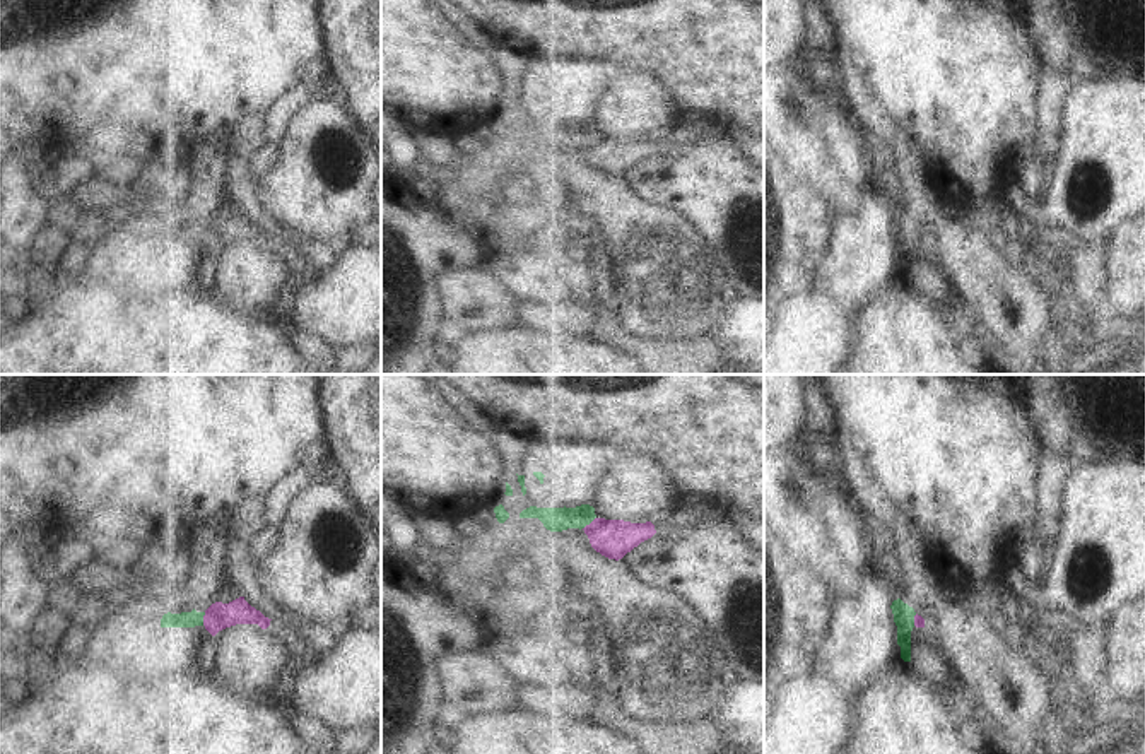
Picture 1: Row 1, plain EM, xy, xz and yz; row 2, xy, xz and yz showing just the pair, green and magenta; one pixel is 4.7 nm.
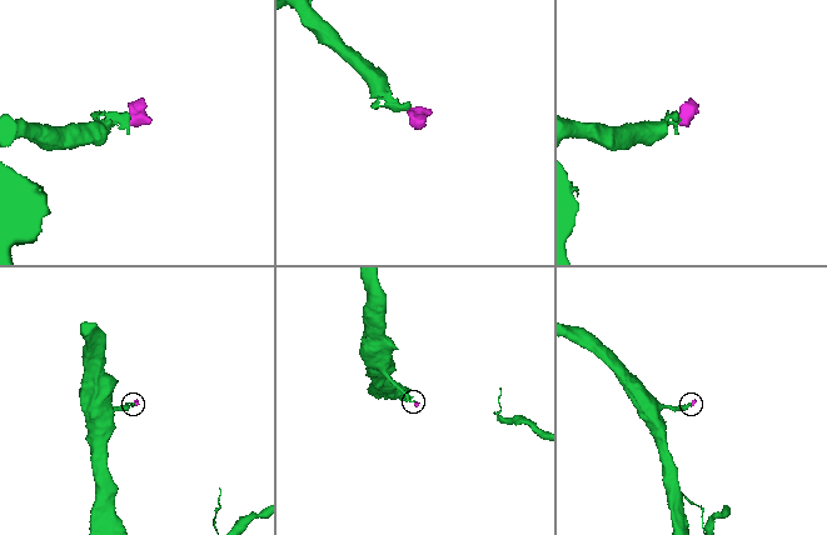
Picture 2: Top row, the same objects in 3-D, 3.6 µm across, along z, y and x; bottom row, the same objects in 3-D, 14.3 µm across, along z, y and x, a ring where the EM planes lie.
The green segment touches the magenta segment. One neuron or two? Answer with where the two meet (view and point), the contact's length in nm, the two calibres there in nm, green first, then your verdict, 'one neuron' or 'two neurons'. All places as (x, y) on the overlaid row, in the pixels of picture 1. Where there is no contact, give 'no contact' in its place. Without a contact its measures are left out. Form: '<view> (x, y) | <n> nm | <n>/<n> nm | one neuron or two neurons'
xy (202, 619) | 70 nm | 80/130 nm | one neuron

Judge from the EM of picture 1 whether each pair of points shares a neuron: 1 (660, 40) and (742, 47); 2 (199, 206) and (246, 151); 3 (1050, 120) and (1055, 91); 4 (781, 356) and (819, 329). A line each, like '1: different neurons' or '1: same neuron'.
1: same neuron
2: same neuron
3: same neuron
4: same neuron

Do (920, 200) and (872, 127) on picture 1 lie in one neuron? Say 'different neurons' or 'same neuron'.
same neuron

